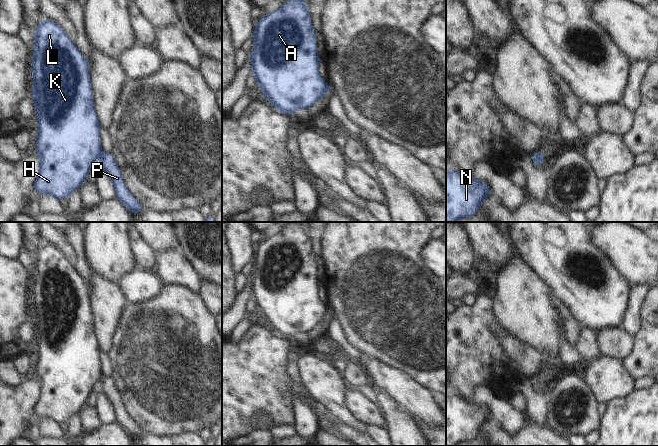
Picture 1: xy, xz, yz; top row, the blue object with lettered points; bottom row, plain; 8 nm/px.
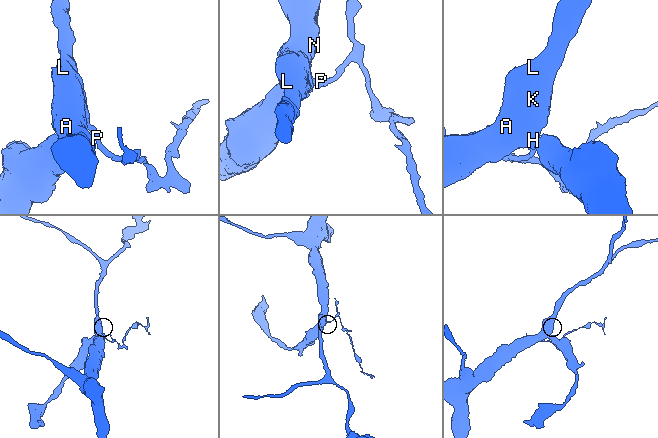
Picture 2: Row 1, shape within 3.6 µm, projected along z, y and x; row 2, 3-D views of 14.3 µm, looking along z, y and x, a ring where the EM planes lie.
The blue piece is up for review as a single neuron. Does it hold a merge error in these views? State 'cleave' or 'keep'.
cleave

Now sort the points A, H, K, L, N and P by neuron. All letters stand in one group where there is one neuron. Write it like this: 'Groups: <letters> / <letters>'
Groups: A H K L N / P.

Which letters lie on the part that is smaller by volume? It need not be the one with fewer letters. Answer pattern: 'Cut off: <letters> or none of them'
Cut off: P.

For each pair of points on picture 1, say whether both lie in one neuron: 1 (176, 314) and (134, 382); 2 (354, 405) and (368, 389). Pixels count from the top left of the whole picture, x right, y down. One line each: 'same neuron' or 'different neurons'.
1: same neuron
2: different neurons

